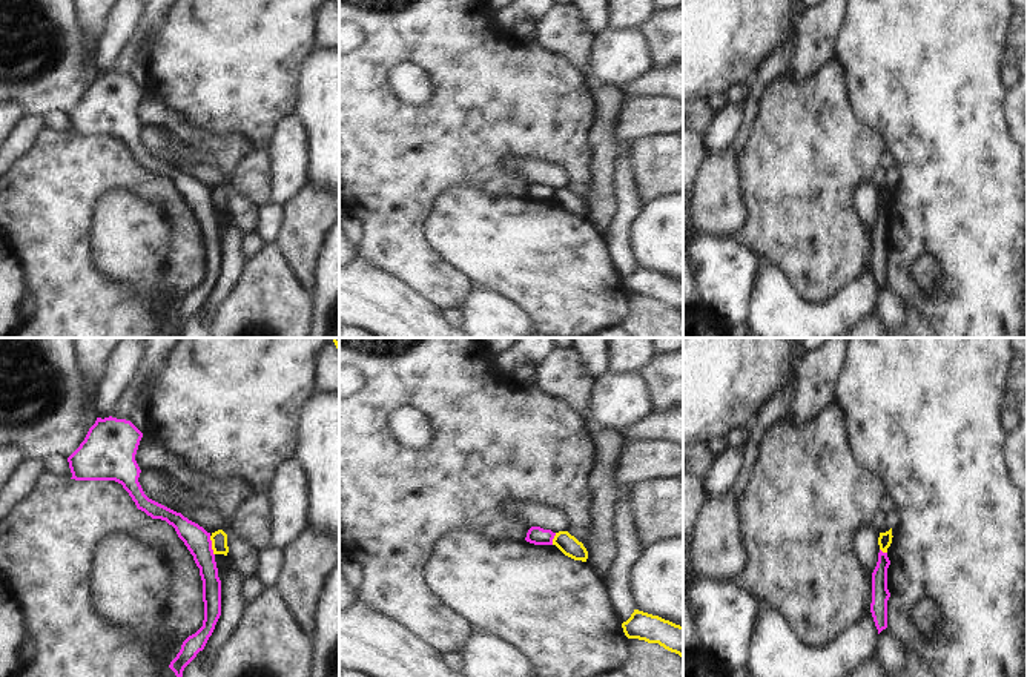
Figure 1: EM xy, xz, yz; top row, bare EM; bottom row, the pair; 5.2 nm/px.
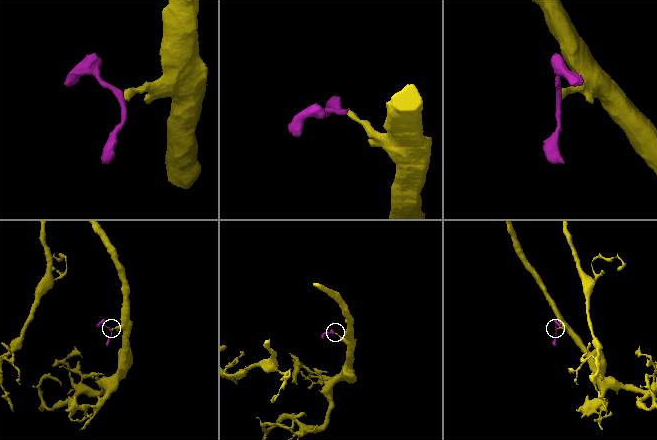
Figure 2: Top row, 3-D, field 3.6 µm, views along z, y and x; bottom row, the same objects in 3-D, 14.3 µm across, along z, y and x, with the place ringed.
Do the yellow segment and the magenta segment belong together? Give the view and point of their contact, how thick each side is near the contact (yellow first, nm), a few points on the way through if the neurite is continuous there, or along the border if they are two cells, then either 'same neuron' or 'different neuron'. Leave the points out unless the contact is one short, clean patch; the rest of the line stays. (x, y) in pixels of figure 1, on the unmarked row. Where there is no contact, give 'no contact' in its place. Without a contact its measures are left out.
xy (212, 201) | 80/140 nm | along xy (209, 192), (214, 211) | different neuron

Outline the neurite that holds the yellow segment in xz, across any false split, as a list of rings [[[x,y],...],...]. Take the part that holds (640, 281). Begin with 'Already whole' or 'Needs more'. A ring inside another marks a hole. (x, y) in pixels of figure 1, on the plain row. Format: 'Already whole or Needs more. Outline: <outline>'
Already whole. Outline: [[[634,266],[631,273],[622,279],[628,295],[639,295],[648,299],[659,299],[665,305],[683,313],[683,282]]]

